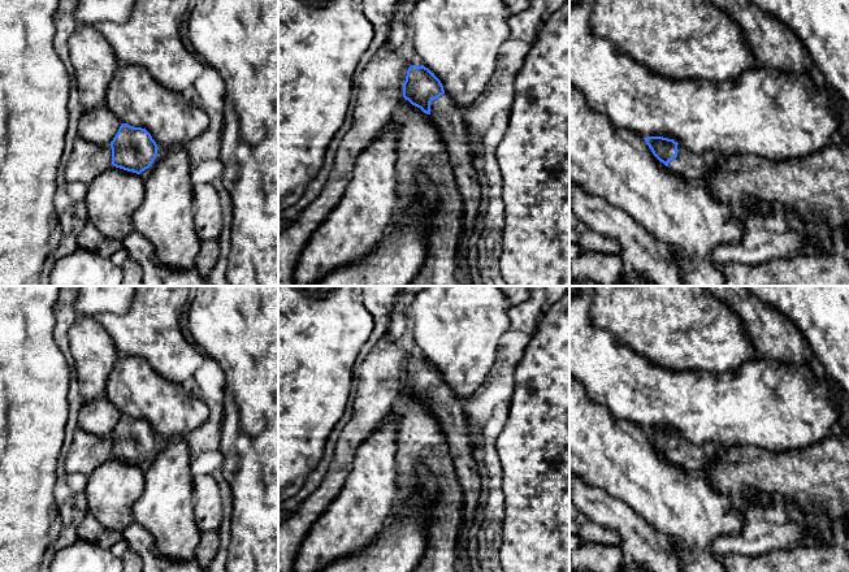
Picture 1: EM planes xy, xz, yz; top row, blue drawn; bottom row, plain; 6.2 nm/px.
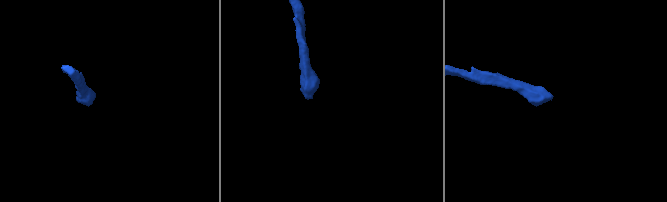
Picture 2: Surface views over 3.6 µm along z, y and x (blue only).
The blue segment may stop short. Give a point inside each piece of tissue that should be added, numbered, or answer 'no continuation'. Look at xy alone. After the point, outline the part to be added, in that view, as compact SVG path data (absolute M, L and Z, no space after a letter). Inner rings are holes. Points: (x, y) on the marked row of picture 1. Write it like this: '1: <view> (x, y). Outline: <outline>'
1: xy (161, 151). Outline: M157 144L156 159L153 160L152 165L148 169L140 173L143 179L151 173L151 170L156 166L156 164L165 156L165 153L166 153L166 150L163 146Z

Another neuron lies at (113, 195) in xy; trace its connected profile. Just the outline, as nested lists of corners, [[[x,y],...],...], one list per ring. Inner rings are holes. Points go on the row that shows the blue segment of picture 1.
[[[77,136],[65,168],[68,183],[88,186],[85,204],[88,221],[107,238],[124,240],[134,228],[134,214],[146,188],[140,174],[112,165],[109,144],[95,144]]]

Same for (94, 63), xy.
[[[78,25],[72,36],[74,44],[68,48],[83,107],[77,136],[95,144],[111,144],[122,122],[107,109],[105,95],[120,62],[95,26]]]

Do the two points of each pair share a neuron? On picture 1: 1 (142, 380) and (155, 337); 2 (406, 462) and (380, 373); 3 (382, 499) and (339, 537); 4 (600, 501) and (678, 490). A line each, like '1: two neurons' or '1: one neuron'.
1: two neurons
2: one neuron
3: one neuron
4: two neurons

